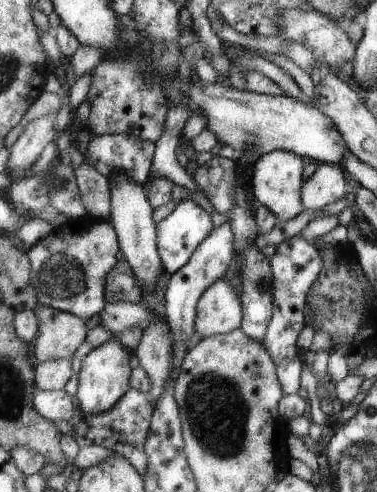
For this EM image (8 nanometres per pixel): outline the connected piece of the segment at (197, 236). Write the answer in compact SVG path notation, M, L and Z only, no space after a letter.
M191 199L180 201L170 214L156 224L156 249L163 270L169 274L178 271L211 231L213 231L213 224L207 211Z

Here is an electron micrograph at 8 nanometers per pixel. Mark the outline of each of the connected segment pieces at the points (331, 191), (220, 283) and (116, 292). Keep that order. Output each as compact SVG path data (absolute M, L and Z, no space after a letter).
M318 163L302 186L302 207L319 210L346 192L345 178L337 163Z
M217 279L197 302L194 332L198 339L241 328L242 305L238 294L225 279Z
M121 260L110 270L106 284L107 303L129 301L137 303L142 298L142 288L137 284L129 261Z

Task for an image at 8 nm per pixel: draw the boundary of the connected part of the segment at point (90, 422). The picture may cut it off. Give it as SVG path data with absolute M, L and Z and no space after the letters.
M131 389L111 410L99 413L97 416L83 415L76 424L76 439L81 447L101 445L119 455L126 456L142 476L147 464L144 447L153 410L153 401L148 394Z

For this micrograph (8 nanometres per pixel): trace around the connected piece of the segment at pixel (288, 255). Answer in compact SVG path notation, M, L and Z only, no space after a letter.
M297 234L274 246L274 254L268 259L272 274L271 300L273 310L265 329L262 344L277 368L279 384L282 384L284 395L295 395L299 390L299 374L301 374L300 352L295 339L303 328L303 309L310 292L310 286L318 278L322 270L322 258L319 250Z

